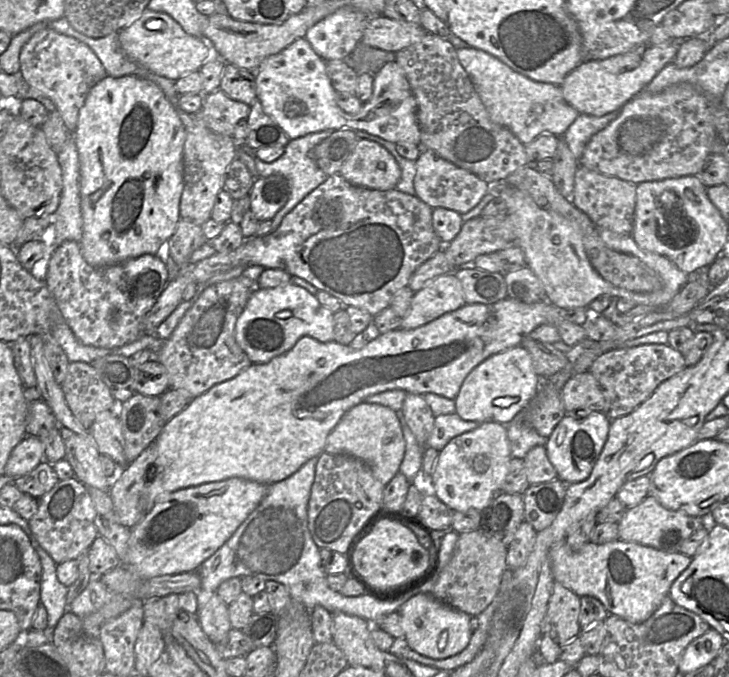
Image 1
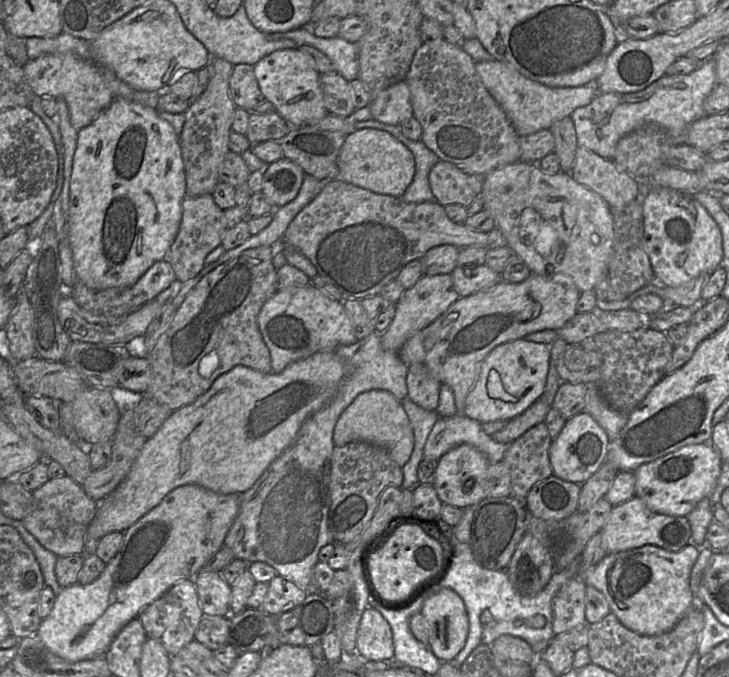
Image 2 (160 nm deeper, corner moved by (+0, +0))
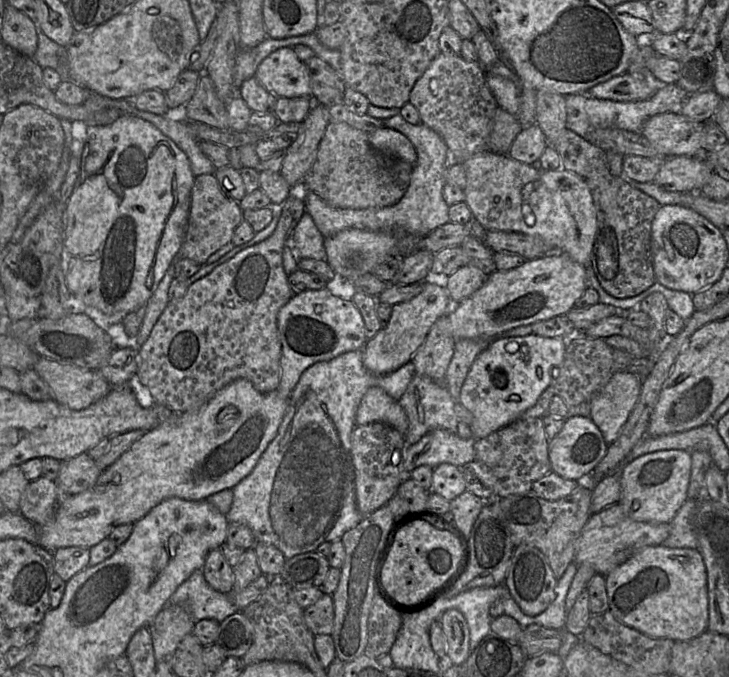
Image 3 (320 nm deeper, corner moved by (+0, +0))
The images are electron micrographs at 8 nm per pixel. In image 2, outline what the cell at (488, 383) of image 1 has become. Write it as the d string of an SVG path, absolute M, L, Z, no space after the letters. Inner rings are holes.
M516 339L494 347L481 363L478 378L467 394L464 415L479 422L510 420L543 393L550 362L550 345Z

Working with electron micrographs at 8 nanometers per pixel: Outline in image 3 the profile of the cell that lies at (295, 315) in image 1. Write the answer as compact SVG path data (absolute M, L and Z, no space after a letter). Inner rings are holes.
M326 286L294 293L279 310L277 327L282 346L277 390L287 399L308 367L344 352L363 349L367 342L364 320L354 302L334 295Z

